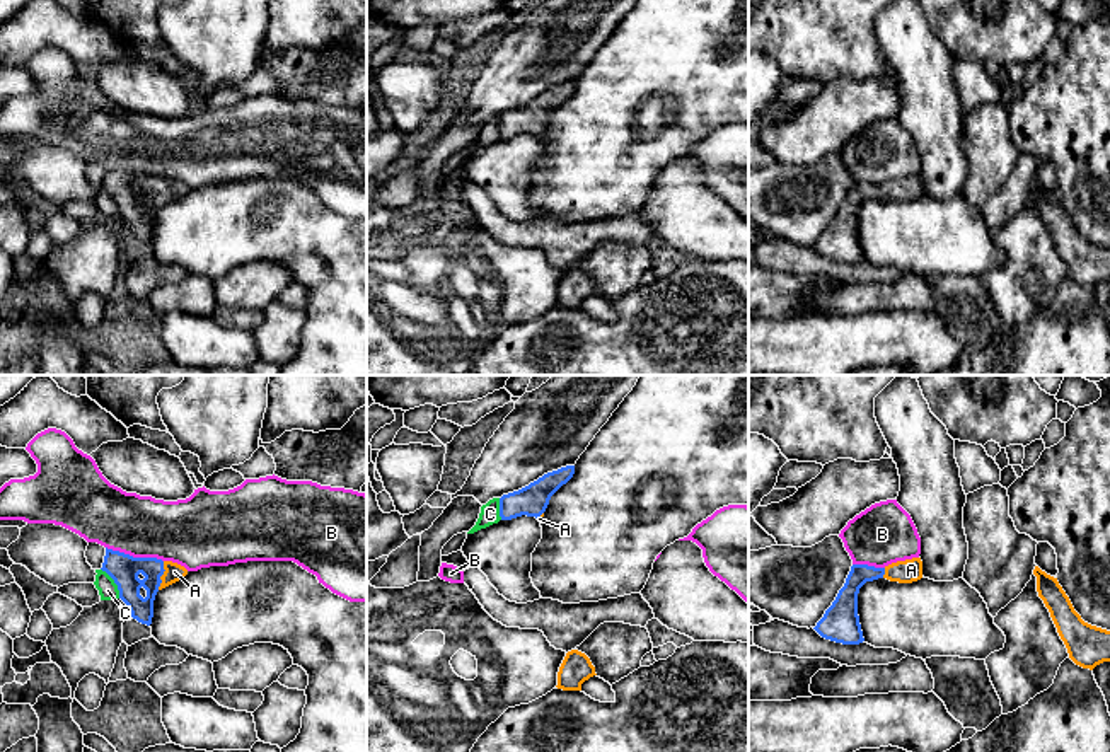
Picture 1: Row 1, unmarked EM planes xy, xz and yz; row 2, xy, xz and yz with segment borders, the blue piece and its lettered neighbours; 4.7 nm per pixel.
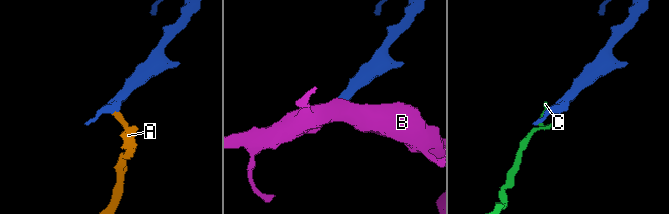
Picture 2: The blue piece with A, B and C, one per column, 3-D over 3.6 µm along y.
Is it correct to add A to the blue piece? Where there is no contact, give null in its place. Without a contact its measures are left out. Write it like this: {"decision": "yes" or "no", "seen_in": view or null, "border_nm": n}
{"decision": "yes", "seen_in": "xy", "border_nm": 140}

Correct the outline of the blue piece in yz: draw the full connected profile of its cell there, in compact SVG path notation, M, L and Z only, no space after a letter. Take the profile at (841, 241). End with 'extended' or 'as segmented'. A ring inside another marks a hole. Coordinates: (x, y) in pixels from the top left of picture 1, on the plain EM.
M921 176L892 181L885 186L868 182L853 182L844 205L839 208L832 223L813 246L822 256L842 261L859 263L864 259L859 234L858 211L866 200L887 196L899 201L912 201L922 196Z; extended

